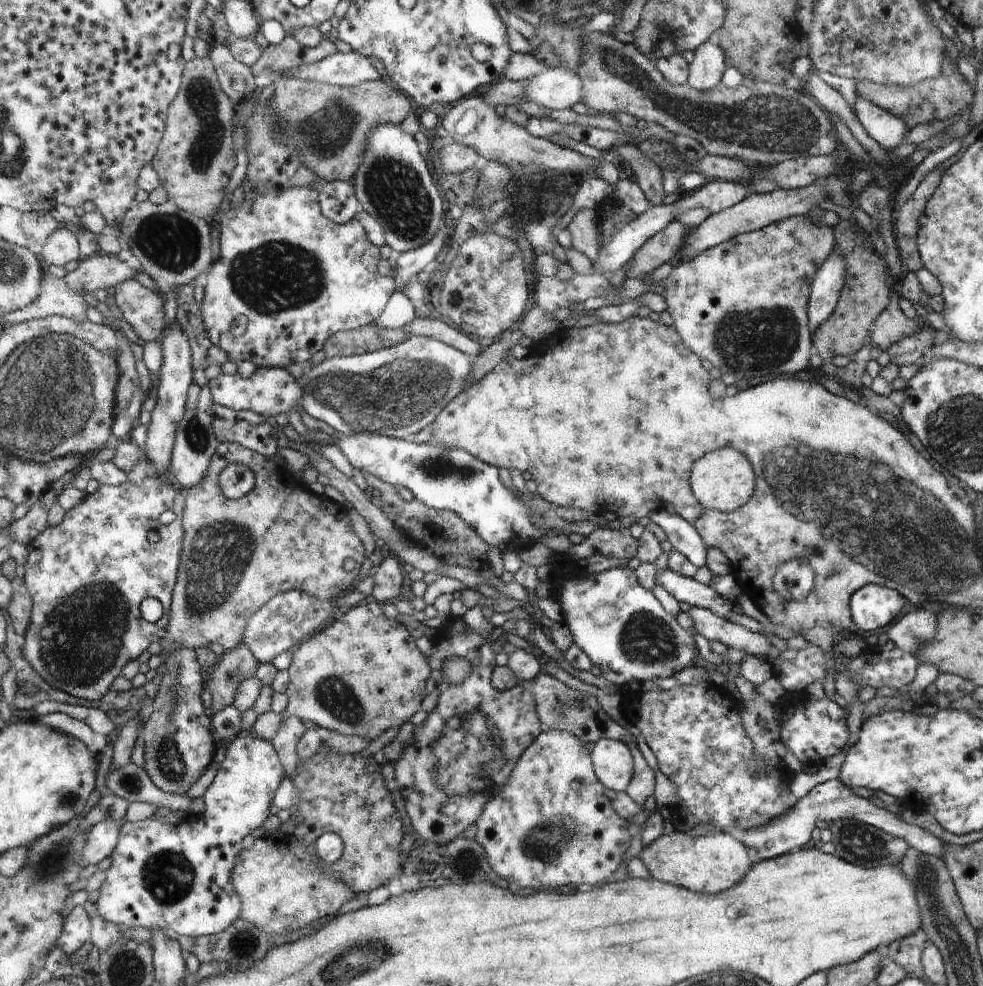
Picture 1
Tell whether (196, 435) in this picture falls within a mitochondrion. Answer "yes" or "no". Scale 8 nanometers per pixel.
yes

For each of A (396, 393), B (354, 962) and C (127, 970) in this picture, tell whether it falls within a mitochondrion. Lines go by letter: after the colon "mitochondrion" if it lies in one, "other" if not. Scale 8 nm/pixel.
A: mitochondrion
B: mitochondrion
C: mitochondrion

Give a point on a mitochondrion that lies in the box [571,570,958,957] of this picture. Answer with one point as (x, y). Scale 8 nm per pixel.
(646, 639)

